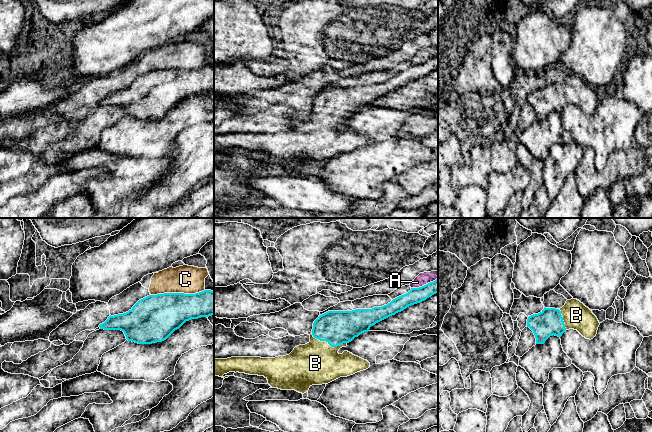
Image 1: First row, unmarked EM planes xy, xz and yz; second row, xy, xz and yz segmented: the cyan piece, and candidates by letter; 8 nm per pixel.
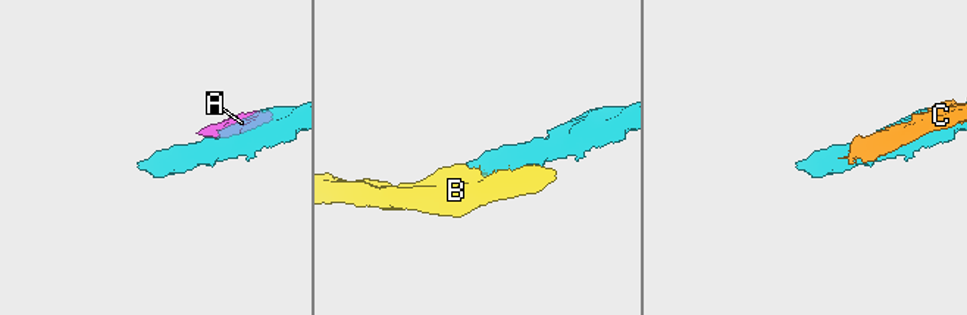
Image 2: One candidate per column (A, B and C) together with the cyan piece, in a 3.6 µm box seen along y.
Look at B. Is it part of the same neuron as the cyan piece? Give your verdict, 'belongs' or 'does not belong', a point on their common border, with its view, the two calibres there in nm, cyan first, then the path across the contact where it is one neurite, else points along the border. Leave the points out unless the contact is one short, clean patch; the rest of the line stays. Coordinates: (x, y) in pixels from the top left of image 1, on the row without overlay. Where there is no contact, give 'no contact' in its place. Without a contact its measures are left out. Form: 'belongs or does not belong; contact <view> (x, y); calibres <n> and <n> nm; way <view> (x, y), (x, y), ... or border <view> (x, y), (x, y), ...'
belongs; contact xz (329, 120); calibres 280 and 360 nm

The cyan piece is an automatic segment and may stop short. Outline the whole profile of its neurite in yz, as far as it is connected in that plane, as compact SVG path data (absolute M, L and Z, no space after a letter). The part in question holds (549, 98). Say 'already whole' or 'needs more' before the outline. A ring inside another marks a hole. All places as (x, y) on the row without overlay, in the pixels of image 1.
needs more; M577 75L567 76L560 85L545 84L527 95L536 114L536 120L544 120L550 112L561 113L569 105L577 106L586 115L593 115L600 99L592 87Z

